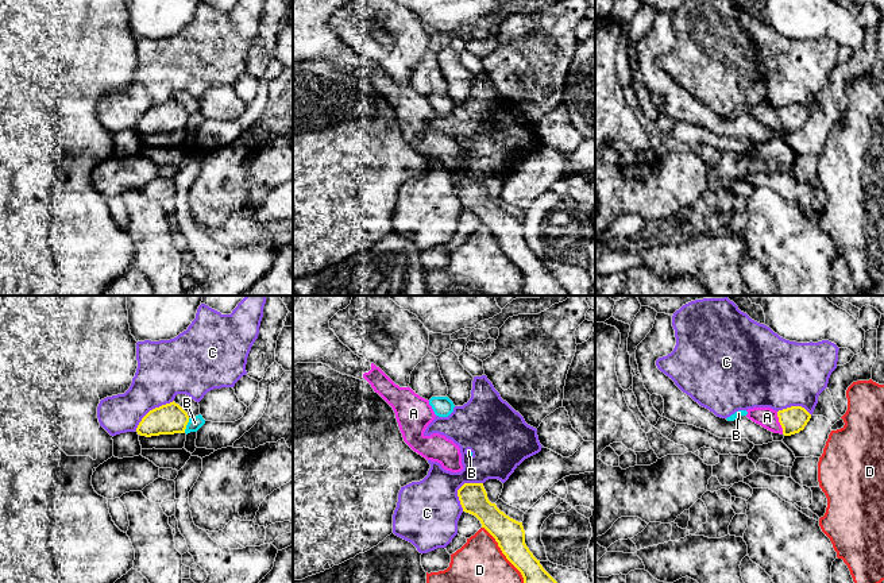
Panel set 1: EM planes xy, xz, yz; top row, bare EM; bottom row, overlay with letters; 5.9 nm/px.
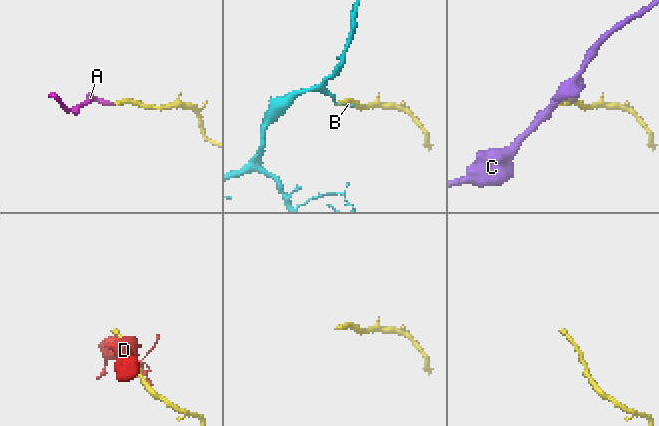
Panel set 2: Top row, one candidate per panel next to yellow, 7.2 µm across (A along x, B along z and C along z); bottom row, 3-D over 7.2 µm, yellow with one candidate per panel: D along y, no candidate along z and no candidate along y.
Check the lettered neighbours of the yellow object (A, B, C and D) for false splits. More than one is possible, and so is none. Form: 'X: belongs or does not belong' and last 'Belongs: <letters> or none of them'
A: belongs
B: does not belong
C: does not belong
D: does not belong
Belongs: A

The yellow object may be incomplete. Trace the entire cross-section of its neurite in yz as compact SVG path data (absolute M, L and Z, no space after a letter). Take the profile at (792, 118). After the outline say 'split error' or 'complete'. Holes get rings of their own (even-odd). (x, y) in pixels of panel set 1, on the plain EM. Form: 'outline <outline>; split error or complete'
outline M791 104L779 109L771 105L753 105L746 109L746 115L753 120L784 134L799 131L811 116L811 112L802 104Z; split error

